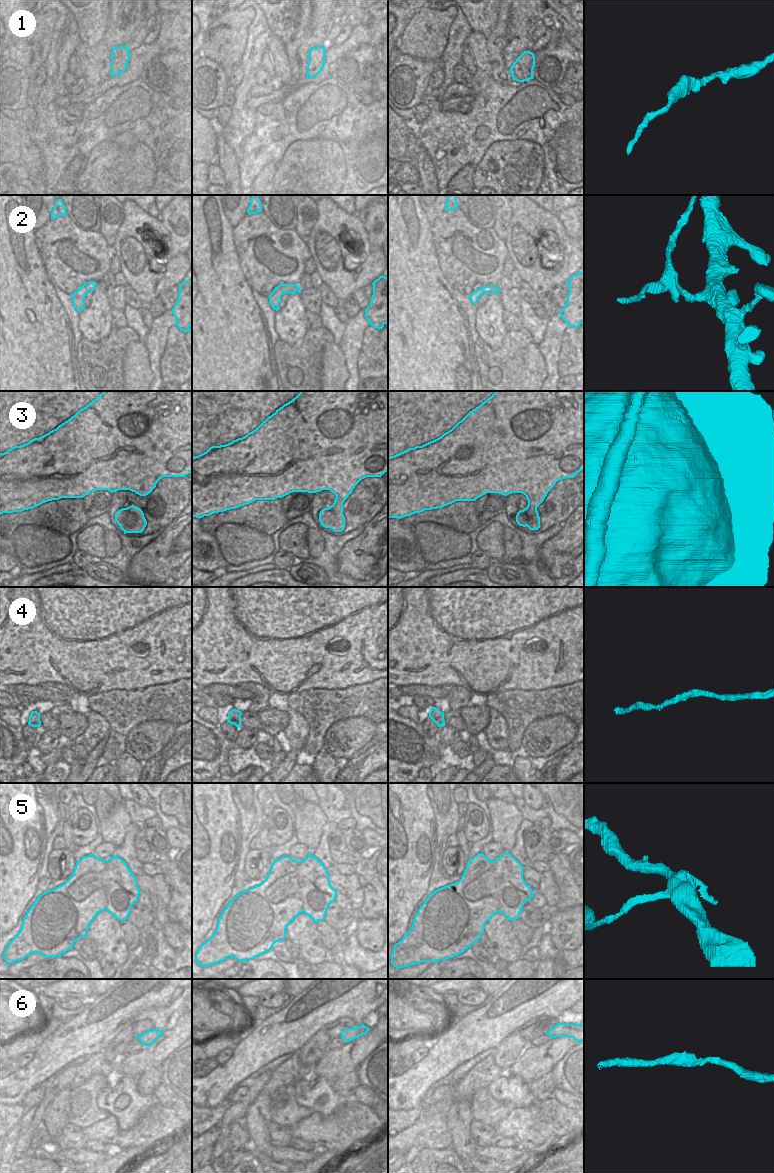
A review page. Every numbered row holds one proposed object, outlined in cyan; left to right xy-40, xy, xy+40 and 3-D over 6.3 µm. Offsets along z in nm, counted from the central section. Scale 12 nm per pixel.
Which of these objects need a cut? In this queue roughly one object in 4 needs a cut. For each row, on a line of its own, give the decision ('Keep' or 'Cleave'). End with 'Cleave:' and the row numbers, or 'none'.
1: Keep
2: Cleave
3: Keep
4: Keep
5: Cleave
6: Keep
Cleave: 2, 5

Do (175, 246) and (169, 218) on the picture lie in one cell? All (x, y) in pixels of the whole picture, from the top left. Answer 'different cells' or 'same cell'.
same cell

